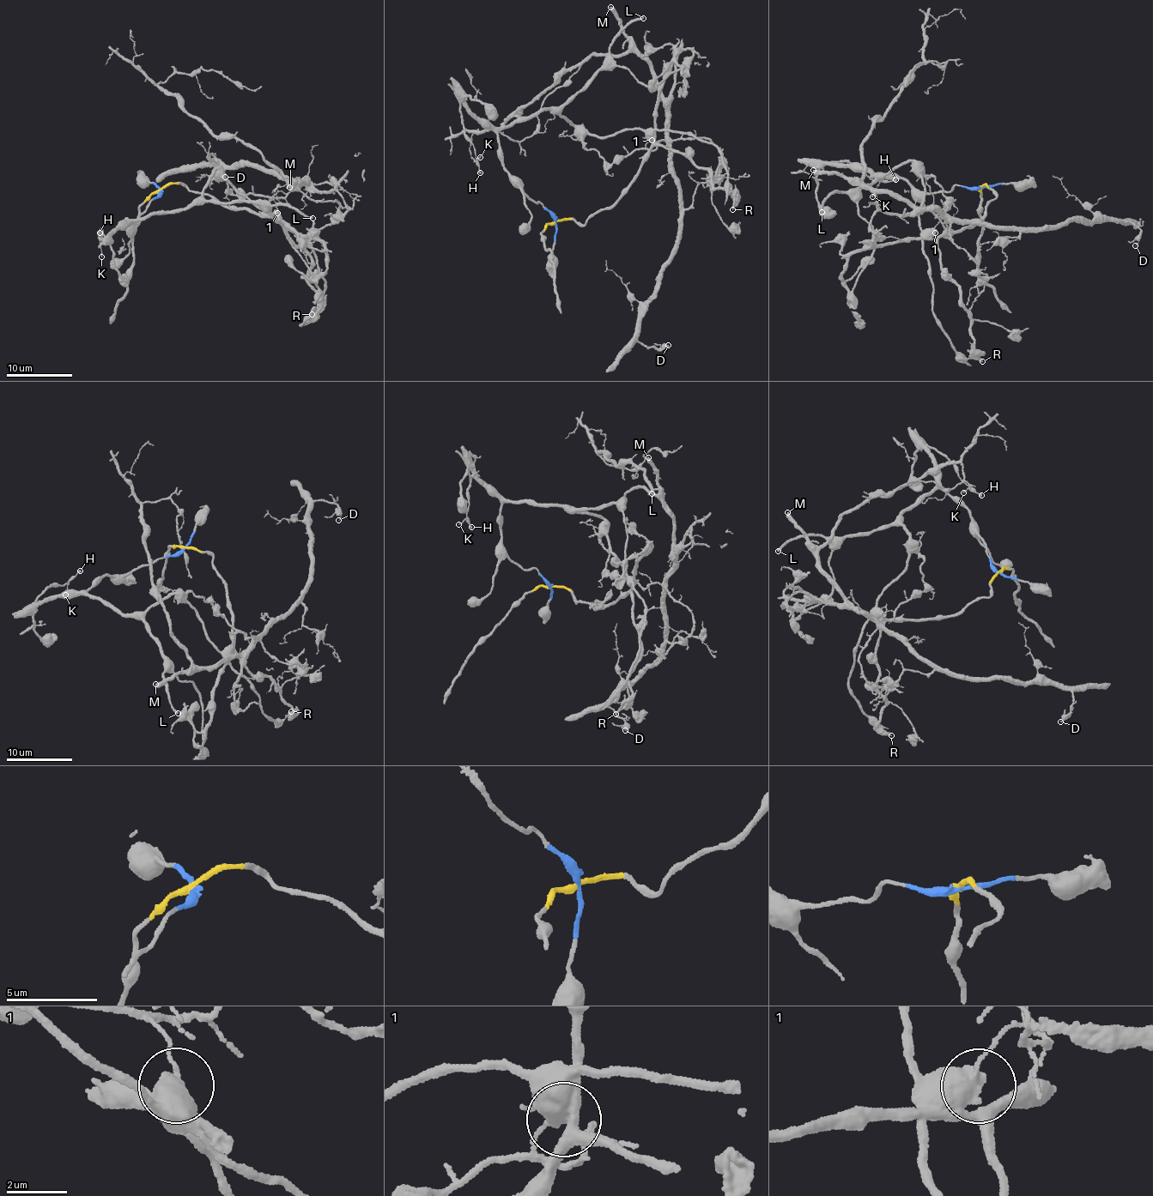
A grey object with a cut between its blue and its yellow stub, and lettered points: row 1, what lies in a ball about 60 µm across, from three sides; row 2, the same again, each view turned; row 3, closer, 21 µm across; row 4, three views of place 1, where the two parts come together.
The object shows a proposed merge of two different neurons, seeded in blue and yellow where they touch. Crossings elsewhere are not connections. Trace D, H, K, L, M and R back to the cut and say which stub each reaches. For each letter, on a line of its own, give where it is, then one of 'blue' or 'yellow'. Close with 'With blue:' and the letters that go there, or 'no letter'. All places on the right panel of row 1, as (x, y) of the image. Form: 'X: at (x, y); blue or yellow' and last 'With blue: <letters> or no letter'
D: at (1135, 245); yellow
H: at (895, 179); blue
K: at (872, 196); blue
L: at (822, 212); blue
M: at (813, 170); yellow
R: at (982, 361); yellow
With blue: H, K, L

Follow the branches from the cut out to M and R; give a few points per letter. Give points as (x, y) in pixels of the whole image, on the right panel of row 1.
M: (982, 187), (995, 196), (979, 222), (937, 237), (935, 227), (949, 224), (934, 210), (813, 170)
R: (982, 187), (986, 184), (995, 196), (979, 222), (936, 241), (942, 273), (958, 287), (973, 354), (982, 361)

